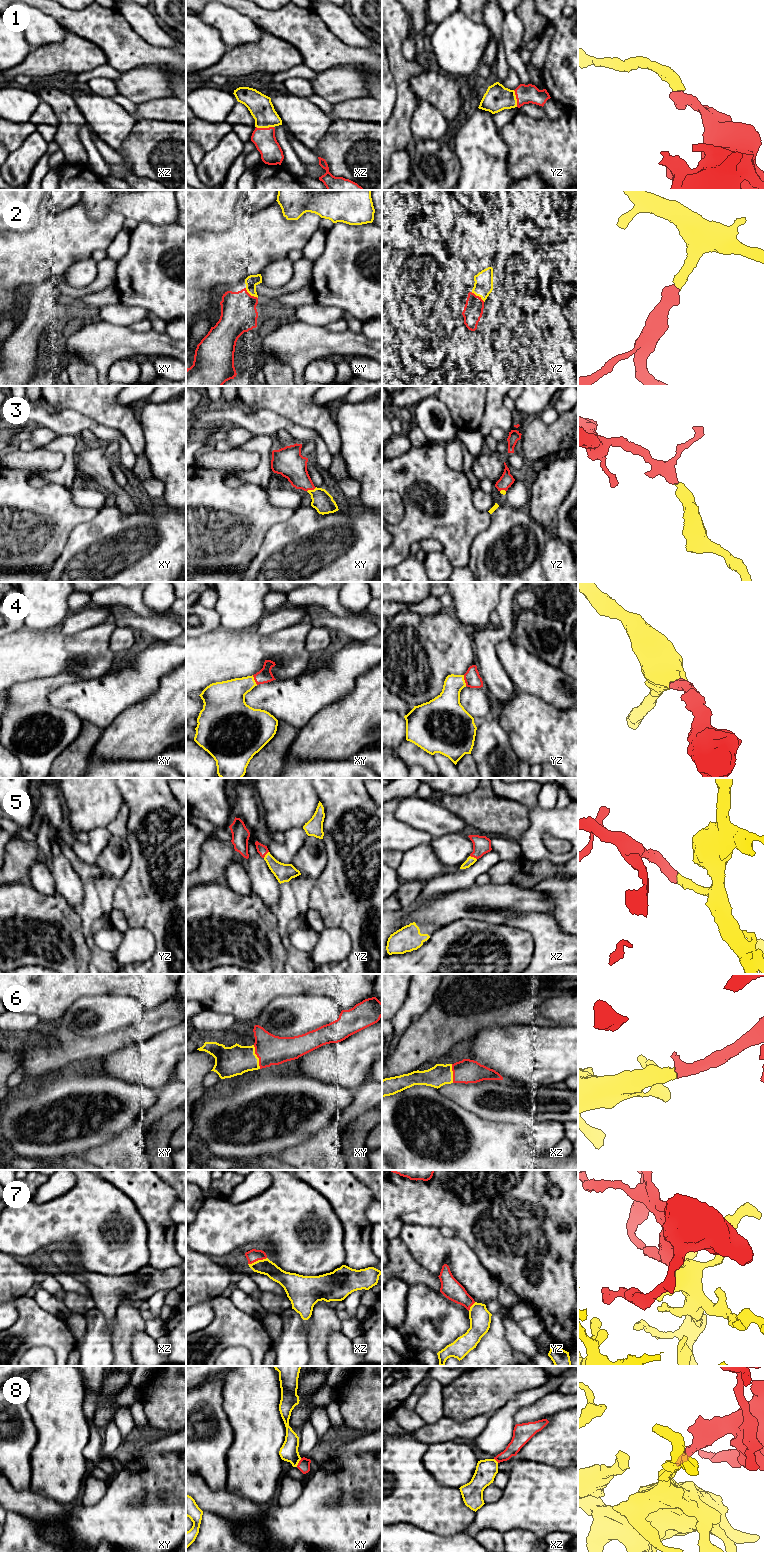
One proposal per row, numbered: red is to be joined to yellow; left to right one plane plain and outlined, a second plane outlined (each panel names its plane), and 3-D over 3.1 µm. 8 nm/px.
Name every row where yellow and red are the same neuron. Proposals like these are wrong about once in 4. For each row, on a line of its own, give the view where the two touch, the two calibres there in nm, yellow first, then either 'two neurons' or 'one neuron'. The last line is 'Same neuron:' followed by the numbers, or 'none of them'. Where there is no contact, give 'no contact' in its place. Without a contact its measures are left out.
1: meets yellow in xz; 190 nm thick on the yellow side, 180 nm on the other; one neuron
2: meets yellow in xy; 100 nm thick on the yellow side, 280 nm on the other; one neuron
3: meets yellow in xy; 170 nm thick on the yellow side, 220 nm on the other; one neuron
4: meets yellow in yz; 220 nm thick on the yellow side, 130 nm on the other; one neuron
5: meets yellow in xz; 70 nm thick on the yellow side, 140 nm on the other; one neuron
6: meets yellow in xy; 240 nm thick on the yellow side, 240 nm on the other; one neuron
7: meets yellow in xz; 120 nm thick on the yellow side, 100 nm on the other; one neuron
8: meets yellow in xy; 150 nm thick on the yellow side, 100 nm on the other; one neuron
Same neuron: 1, 2, 3, 4, 5, 6, 7, 8

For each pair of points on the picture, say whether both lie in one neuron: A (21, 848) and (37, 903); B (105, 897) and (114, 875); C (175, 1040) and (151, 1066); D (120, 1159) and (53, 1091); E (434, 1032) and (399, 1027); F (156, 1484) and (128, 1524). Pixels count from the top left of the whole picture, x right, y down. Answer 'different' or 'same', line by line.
A: different
B: same
C: same
D: different
E: different
F: same

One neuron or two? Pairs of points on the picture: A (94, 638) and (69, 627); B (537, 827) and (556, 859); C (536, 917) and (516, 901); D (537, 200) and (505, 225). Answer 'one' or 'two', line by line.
A: two
B: one
C: one
D: two

